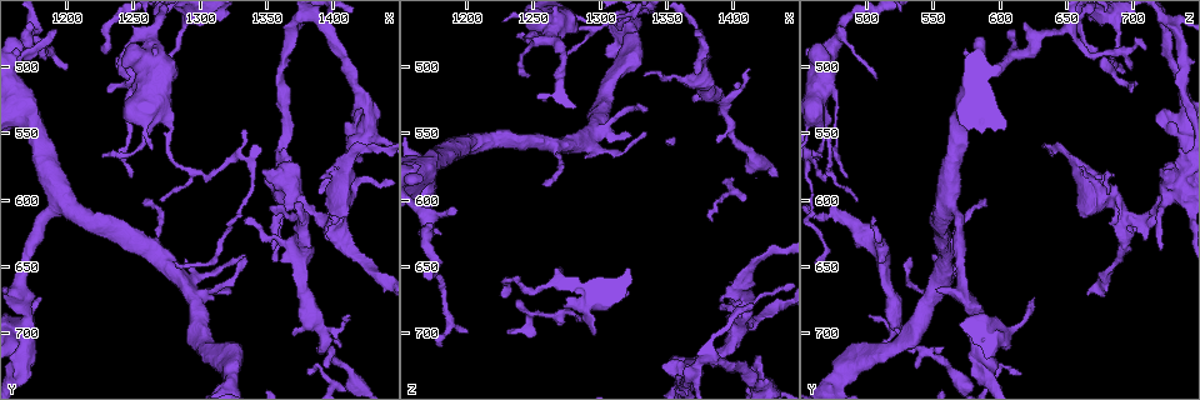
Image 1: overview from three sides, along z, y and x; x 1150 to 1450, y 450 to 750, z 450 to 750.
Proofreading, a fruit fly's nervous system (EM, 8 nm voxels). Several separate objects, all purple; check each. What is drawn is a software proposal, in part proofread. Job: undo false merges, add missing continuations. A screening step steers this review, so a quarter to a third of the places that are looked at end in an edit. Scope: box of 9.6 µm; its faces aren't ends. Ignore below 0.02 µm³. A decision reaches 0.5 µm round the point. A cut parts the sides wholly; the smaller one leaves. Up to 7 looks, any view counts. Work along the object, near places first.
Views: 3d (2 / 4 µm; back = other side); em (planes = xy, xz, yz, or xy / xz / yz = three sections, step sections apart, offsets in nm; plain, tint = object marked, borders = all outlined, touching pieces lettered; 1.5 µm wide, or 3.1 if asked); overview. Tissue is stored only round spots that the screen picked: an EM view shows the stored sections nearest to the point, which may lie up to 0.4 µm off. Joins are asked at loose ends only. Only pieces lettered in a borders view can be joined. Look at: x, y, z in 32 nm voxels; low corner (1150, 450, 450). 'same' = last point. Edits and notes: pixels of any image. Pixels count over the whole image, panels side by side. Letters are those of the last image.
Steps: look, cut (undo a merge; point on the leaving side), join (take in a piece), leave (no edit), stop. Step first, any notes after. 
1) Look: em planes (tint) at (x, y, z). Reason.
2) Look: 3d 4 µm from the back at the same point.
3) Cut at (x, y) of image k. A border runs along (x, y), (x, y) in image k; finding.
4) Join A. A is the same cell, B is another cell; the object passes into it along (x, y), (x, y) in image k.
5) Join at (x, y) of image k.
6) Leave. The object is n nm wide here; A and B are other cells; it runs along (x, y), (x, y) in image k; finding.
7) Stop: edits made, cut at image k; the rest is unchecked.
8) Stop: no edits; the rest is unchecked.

Look: em planes (tint) at (1382, 610, 714). A narrow waist.

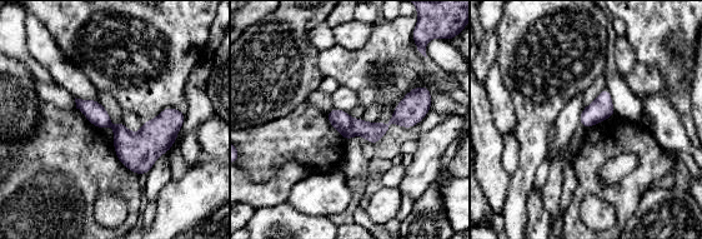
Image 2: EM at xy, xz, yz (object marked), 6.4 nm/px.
Look: em planes (borders) at the same point. What lies round it.

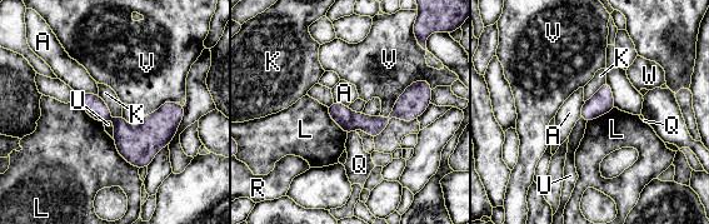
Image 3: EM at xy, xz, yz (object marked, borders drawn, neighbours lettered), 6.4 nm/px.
Cut at (373, 125) of image 3. The object is 140 nm wide here; the longest contact is with V, 320 nm; A, K, L, Q, R, U, V and W are other cells; two cells meet here.

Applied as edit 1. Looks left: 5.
Look: em yz step 4 (borders) at (1404, 708, 512). Free end.

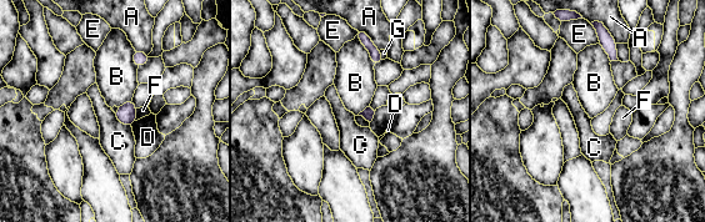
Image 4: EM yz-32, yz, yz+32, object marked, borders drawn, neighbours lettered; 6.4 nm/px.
Look: em planes (borders) at the same point. Another direction.

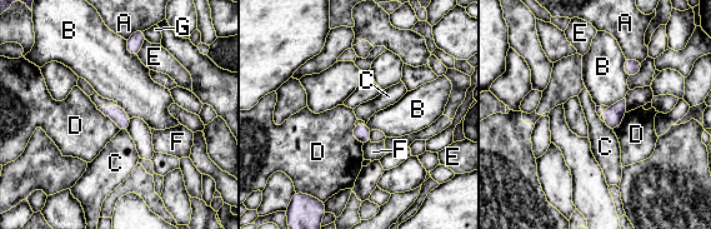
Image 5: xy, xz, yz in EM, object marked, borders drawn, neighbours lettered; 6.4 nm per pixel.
Leave. The longest contact is with D, 190 nm; A, B, C, D, E, F and G are other cells; a border runs along (601, 122), (612, 132) in image 5; none of them fits.

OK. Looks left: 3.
Look: em planes (borders) at (1246, 510, 510). Tapers out.

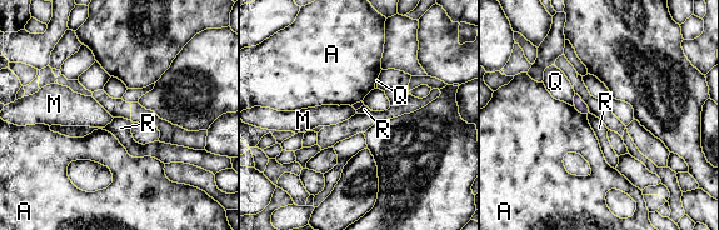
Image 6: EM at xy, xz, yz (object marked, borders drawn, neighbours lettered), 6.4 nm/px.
Leave. A, M, Q and R are other cells; a border runs along (592, 114), (588, 118) in image 6; none of them fits.

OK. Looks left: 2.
Stop: edits made, cut at image 3; the rest is unchecked.

